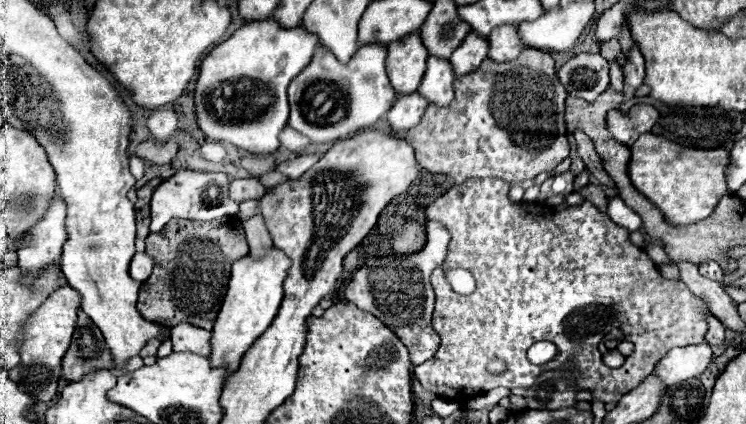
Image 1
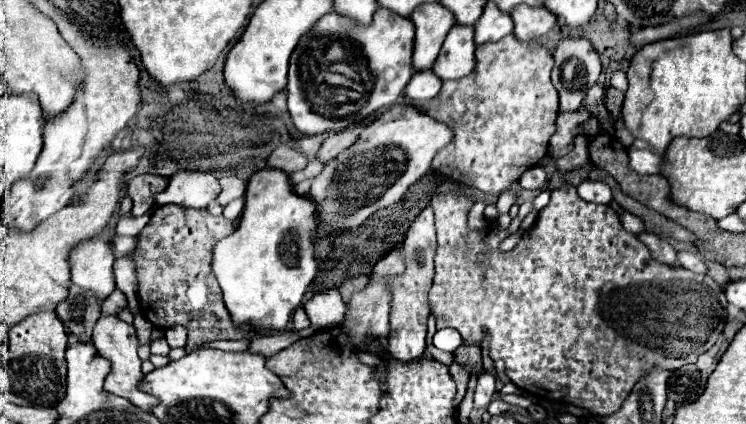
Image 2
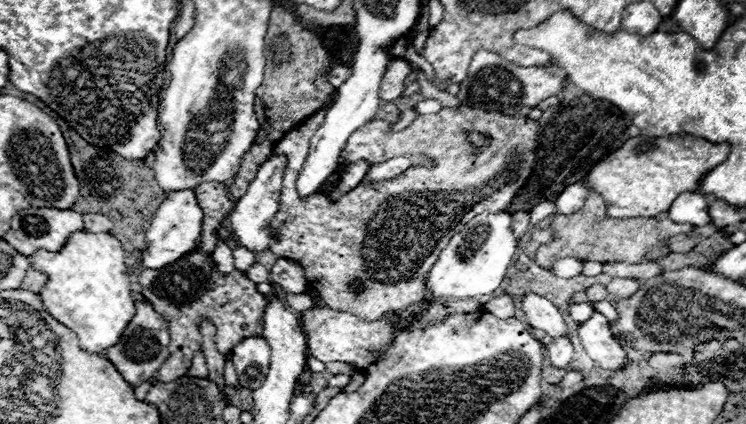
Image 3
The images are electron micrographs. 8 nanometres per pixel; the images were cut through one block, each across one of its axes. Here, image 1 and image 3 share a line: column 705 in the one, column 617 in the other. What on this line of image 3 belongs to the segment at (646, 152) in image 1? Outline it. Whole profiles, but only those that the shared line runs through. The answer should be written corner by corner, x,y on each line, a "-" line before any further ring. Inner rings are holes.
672,134
660,138
638,136
630,138
622,148
598,162
598,166
590,170
584,182
592,192
604,198
608,218
654,218
660,212
666,212
678,194
686,190
696,192
700,178
718,166
728,156
728,152
728,144
712,144
688,134

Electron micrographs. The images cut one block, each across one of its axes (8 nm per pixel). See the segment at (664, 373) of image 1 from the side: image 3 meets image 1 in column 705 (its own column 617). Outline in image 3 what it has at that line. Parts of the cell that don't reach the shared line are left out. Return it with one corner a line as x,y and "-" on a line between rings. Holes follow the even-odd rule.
594,312
594,316
578,328
582,346
596,366
604,370
622,370
626,368
626,362
628,362
626,350
622,348
620,342
612,338
606,326
608,326
608,320
602,314

